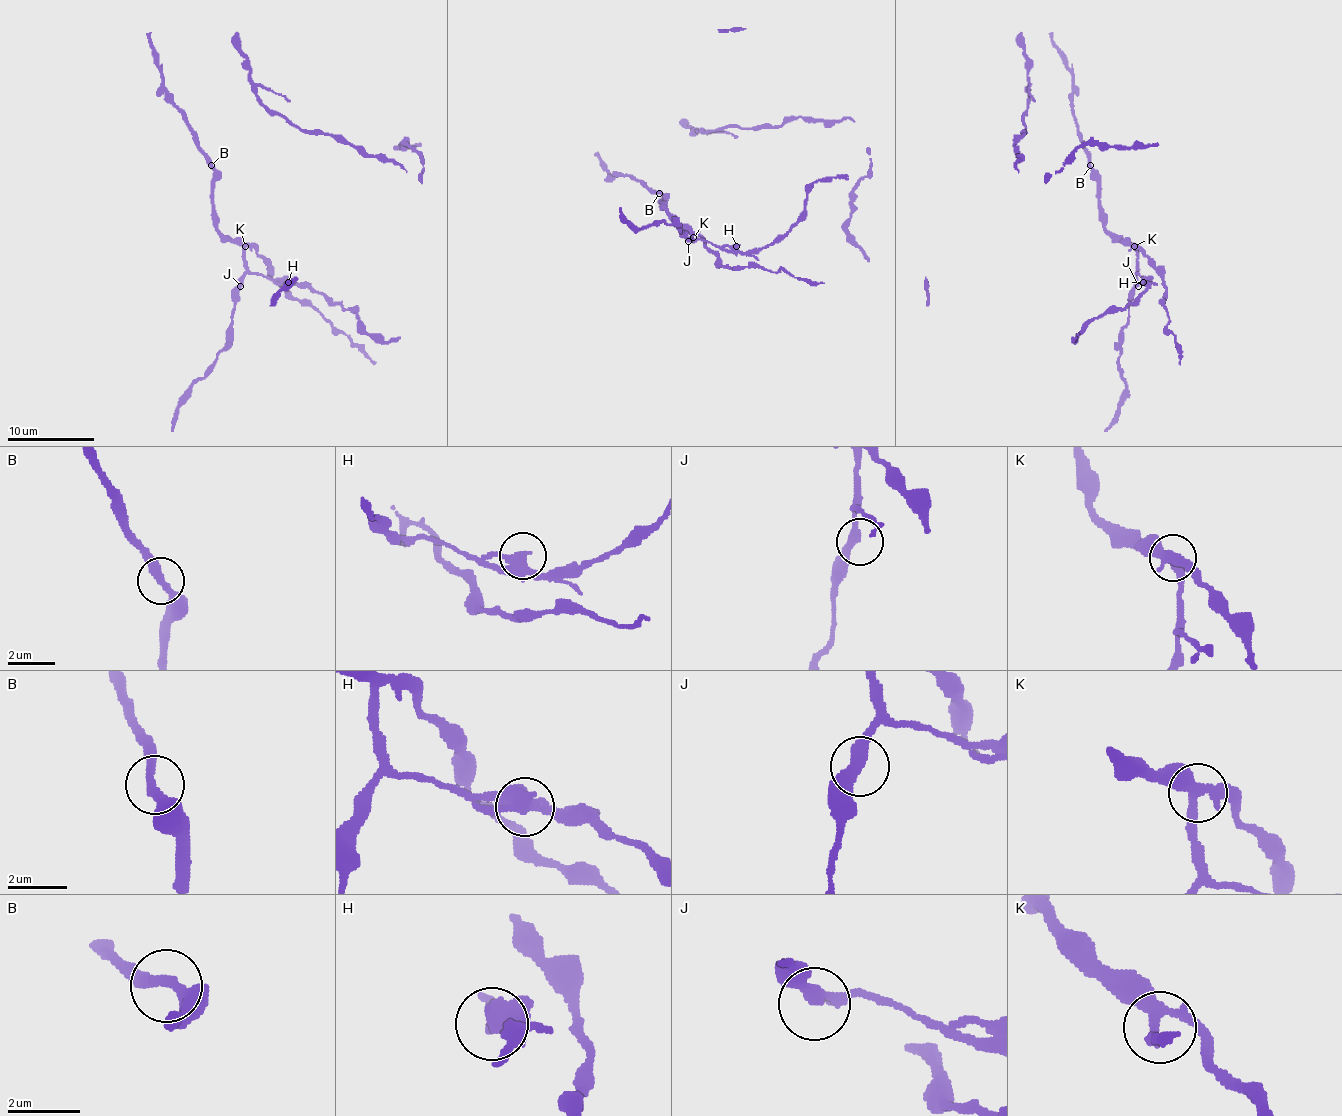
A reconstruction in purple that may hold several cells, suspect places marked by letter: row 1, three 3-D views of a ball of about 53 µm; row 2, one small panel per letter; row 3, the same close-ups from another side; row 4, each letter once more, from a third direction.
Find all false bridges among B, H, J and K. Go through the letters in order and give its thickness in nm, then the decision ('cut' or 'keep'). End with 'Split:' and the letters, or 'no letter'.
B: calibre 320 nm; keep
H: calibre 400 nm; keep
J: calibre 340 nm; keep
K: calibre 320 nm; keep
Split: no letter

